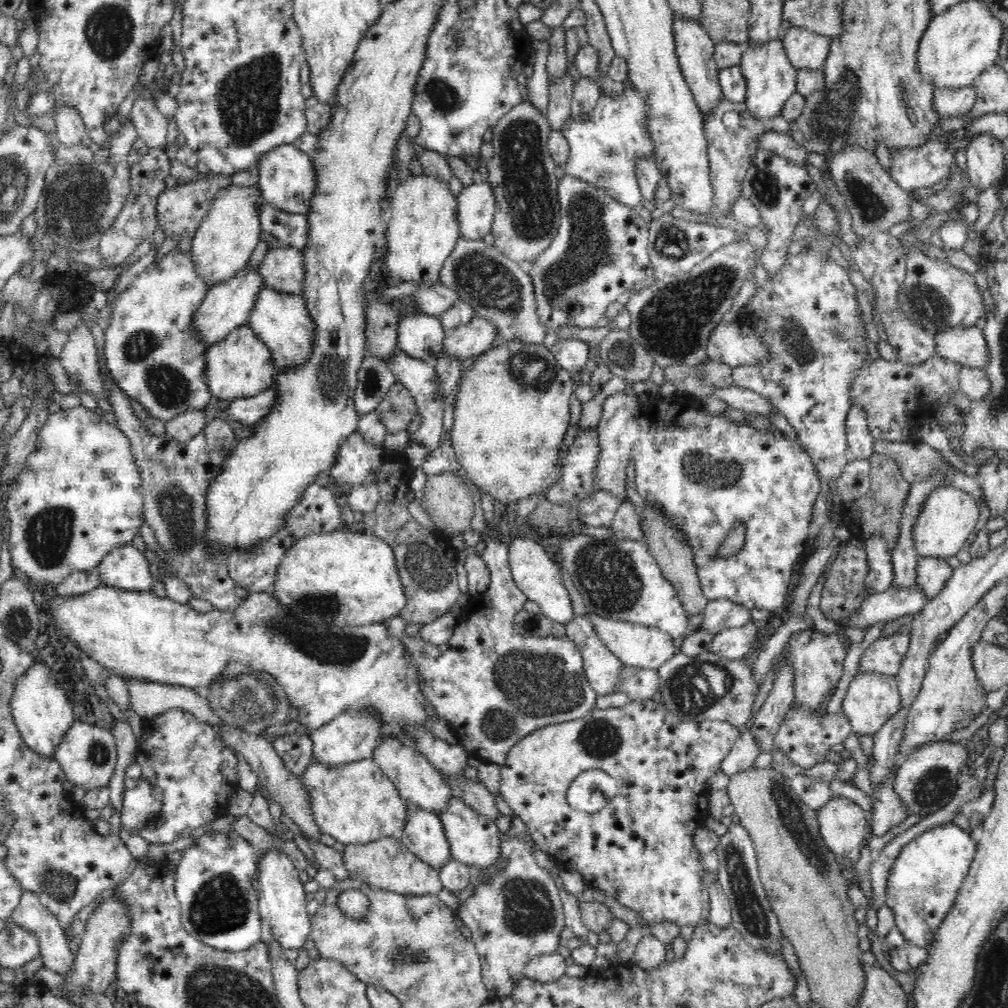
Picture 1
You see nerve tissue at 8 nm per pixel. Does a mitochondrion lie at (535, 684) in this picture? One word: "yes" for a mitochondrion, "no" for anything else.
yes

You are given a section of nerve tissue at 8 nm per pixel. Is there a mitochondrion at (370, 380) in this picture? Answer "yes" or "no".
yes

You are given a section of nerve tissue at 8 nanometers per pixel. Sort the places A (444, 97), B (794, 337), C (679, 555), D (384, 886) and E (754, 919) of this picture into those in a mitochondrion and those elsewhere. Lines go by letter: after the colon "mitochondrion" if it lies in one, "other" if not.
A: mitochondrion
B: mitochondrion
C: other
D: other
E: mitochondrion

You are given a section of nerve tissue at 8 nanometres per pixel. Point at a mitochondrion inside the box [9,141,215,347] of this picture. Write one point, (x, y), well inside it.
(76, 200)

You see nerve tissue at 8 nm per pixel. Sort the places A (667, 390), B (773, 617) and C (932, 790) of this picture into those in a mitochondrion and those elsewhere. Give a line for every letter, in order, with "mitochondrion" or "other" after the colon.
A: other
B: other
C: mitochondrion

